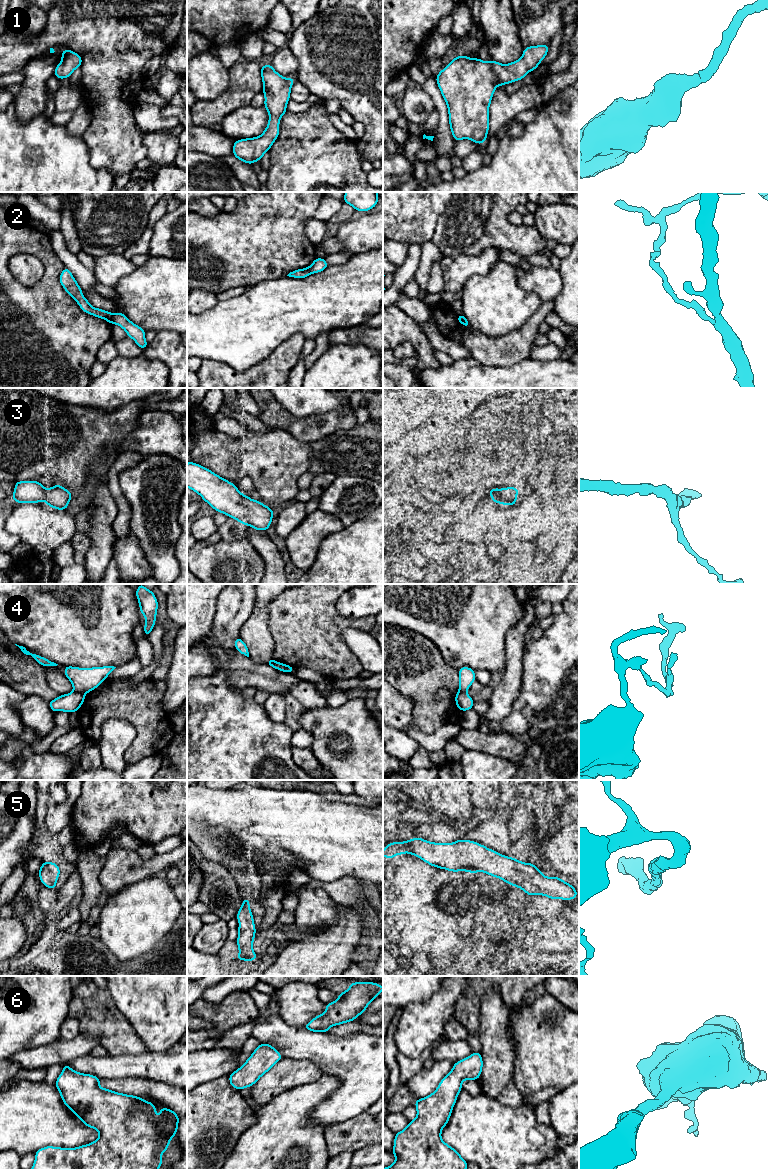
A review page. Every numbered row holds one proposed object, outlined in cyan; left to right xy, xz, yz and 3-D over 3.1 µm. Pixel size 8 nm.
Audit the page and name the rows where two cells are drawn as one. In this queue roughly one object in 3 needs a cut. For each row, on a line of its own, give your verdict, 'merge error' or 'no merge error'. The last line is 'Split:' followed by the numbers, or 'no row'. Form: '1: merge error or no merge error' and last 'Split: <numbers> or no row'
1: no merge error
2: merge error
3: no merge error
4: merge error
5: no merge error
6: no merge error
Split: 2, 4

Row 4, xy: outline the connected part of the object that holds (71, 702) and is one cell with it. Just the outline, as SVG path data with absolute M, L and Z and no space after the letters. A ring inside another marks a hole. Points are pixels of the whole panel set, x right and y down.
M73 691L71 693L61 695L48 703L53 712L64 711L71 713L78 711L84 700L85 694Z

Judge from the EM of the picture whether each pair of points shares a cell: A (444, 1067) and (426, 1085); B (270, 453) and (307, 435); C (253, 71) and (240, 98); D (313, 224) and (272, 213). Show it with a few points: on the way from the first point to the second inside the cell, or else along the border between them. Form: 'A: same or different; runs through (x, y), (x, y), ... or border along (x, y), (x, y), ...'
A: same; runs through (440, 1071), (430, 1081)
B: different; border along (277, 428), (282, 428), (297, 439), (308, 443)
C: same; runs through (246, 78), (241, 91)
D: different; border along (312, 217), (306, 222), (305, 234), (314, 244)

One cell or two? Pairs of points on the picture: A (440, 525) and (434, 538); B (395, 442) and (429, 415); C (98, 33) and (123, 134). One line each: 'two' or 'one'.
A: two
B: one
C: one

